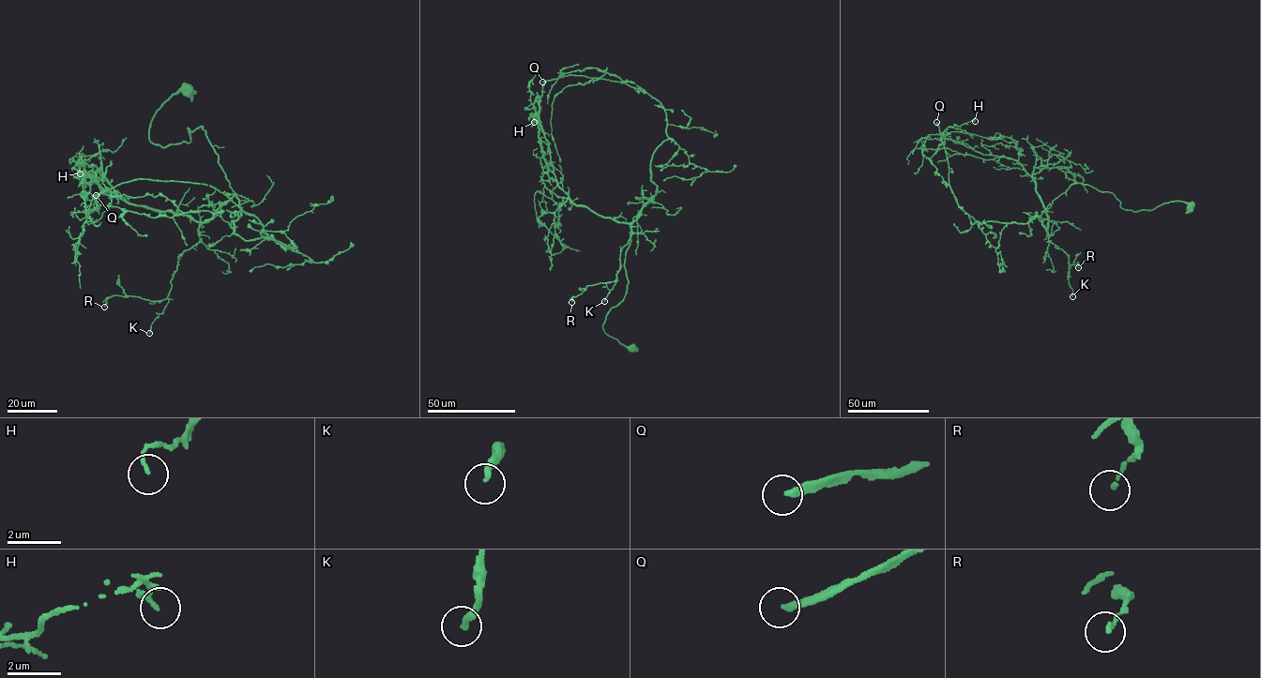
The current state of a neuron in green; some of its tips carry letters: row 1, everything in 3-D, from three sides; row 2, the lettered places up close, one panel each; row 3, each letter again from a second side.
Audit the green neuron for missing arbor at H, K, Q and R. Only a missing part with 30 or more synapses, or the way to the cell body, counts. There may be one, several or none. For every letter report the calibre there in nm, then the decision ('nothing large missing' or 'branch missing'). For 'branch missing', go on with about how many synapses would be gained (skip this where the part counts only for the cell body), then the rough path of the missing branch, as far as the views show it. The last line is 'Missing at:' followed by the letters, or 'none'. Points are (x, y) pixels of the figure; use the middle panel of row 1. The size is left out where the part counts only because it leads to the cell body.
H: 110 nm thick; nothing large missing
K: 240 nm thick; nothing large missing
Q: 240 nm thick; branch missing; about 120 synapses
R: 130 nm thick; nothing large missing
Missing at: Q

